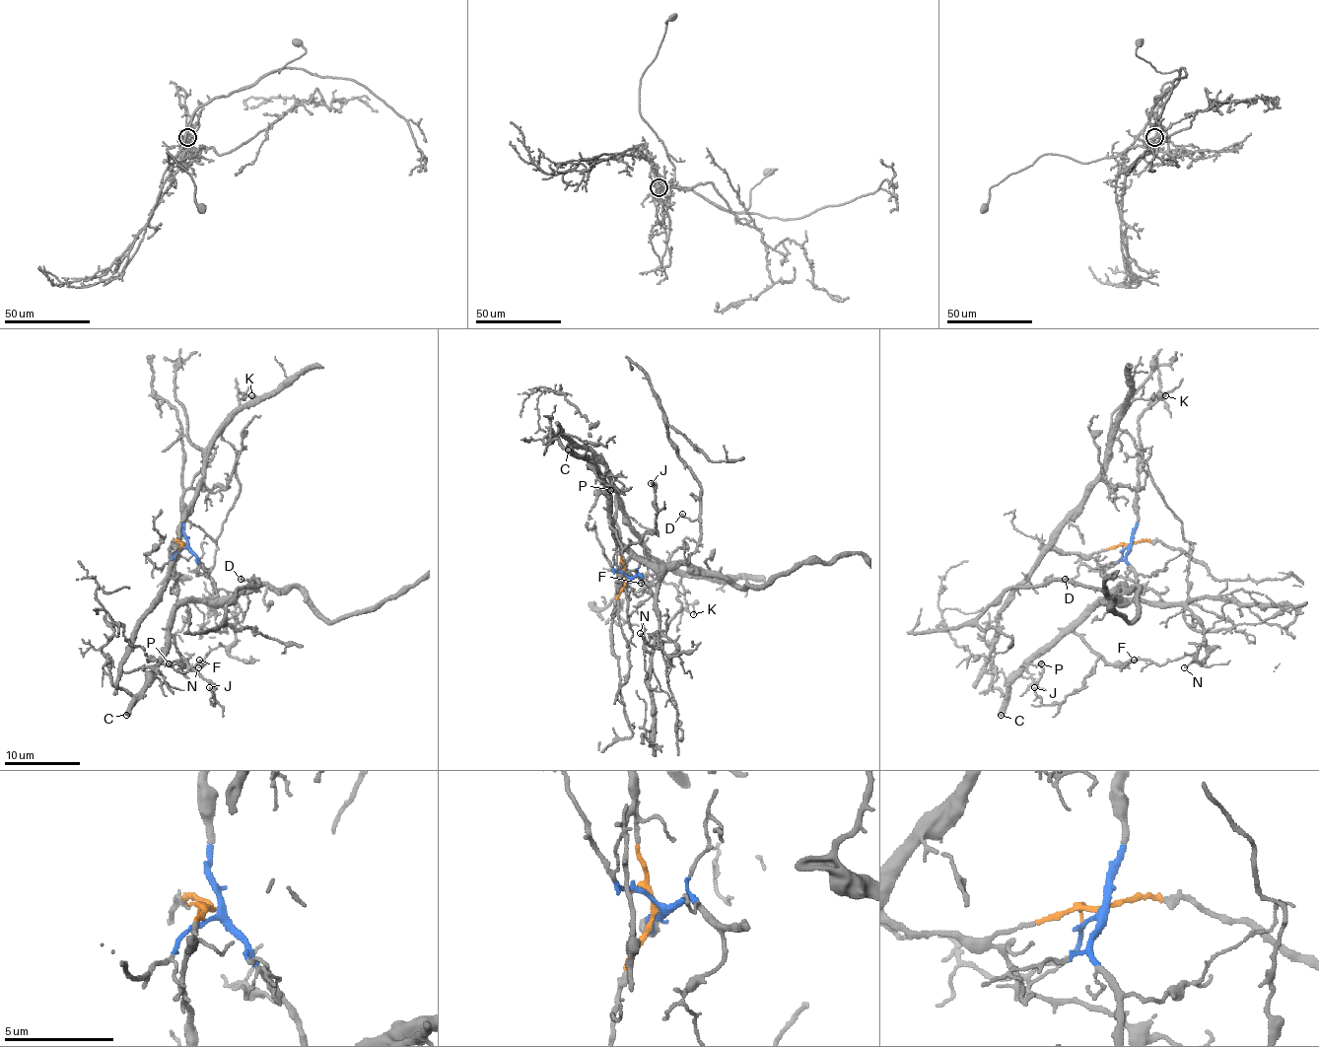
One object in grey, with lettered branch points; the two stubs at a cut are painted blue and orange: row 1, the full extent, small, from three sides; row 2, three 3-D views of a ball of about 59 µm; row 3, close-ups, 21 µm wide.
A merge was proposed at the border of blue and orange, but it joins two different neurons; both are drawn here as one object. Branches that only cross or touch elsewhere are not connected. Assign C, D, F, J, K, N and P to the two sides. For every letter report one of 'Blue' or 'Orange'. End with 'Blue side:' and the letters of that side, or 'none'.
C: Blue
D: Blue
F: Blue
J: Blue
K: Orange
N: Blue
P: Blue
Blue side: C, D, F, J, N, P

